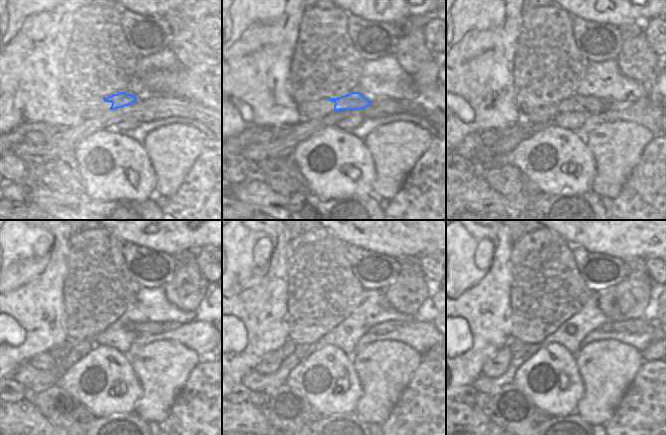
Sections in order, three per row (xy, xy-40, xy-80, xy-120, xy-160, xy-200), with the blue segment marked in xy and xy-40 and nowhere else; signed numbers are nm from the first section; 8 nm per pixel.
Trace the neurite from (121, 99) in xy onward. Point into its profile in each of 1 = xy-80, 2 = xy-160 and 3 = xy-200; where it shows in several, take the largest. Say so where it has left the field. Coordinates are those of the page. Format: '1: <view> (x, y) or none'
1: xy-80 (575, 103)
2: xy-160 (386, 327)
3: xy-200 (638, 325)

